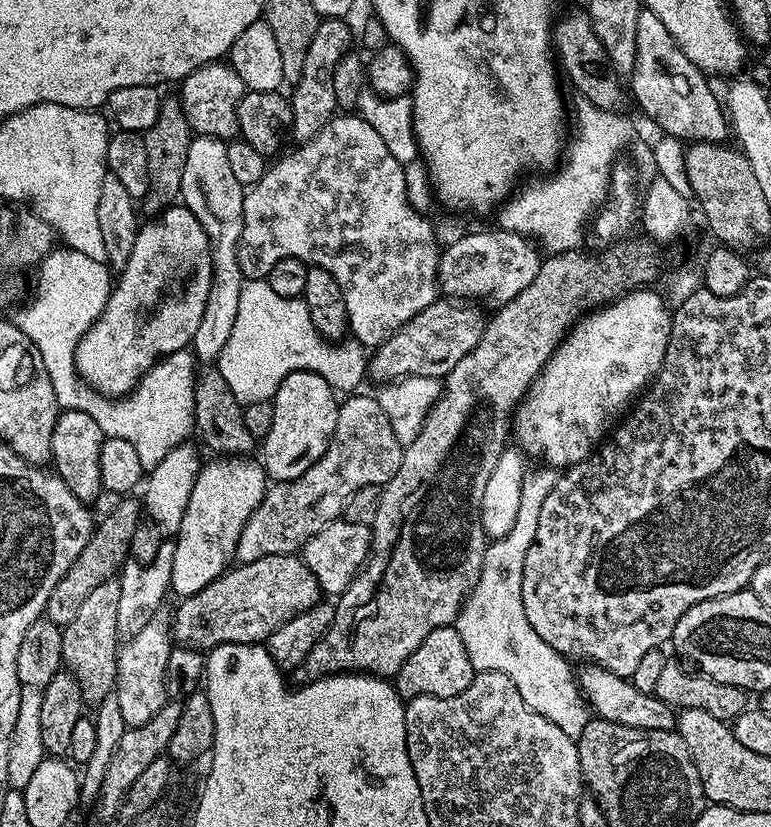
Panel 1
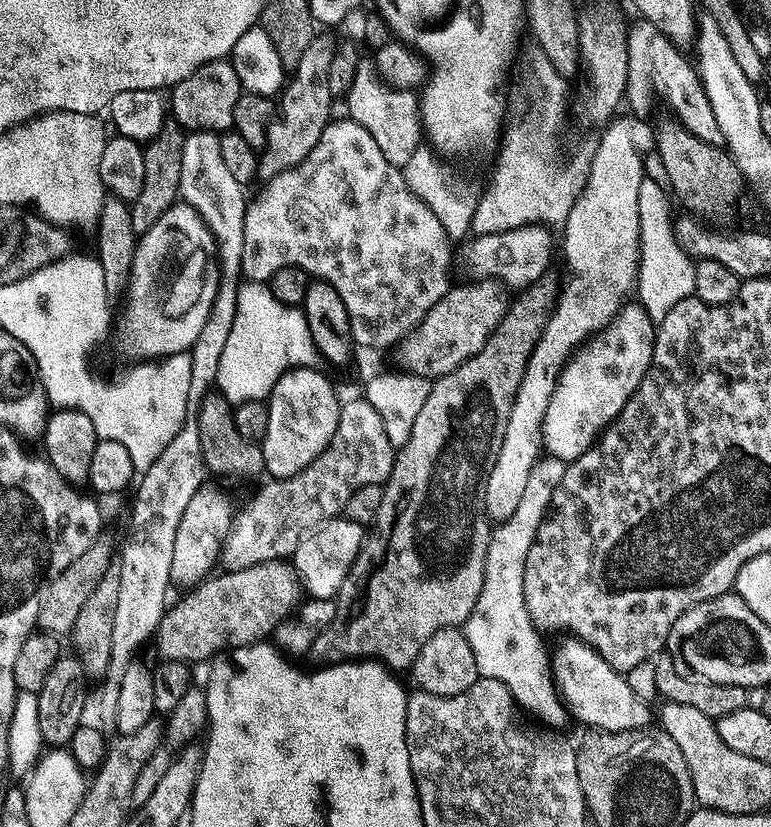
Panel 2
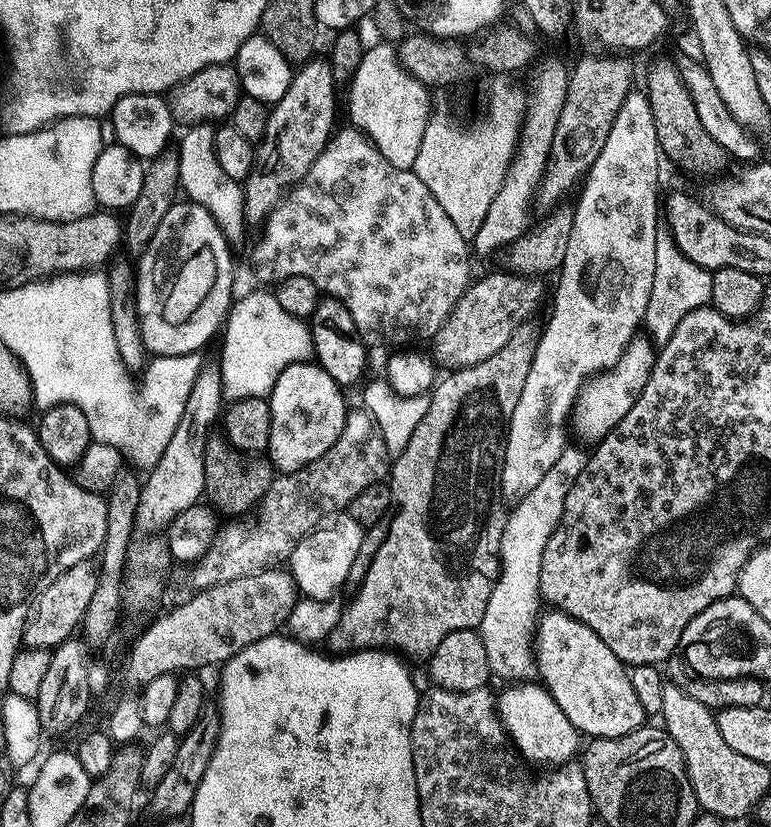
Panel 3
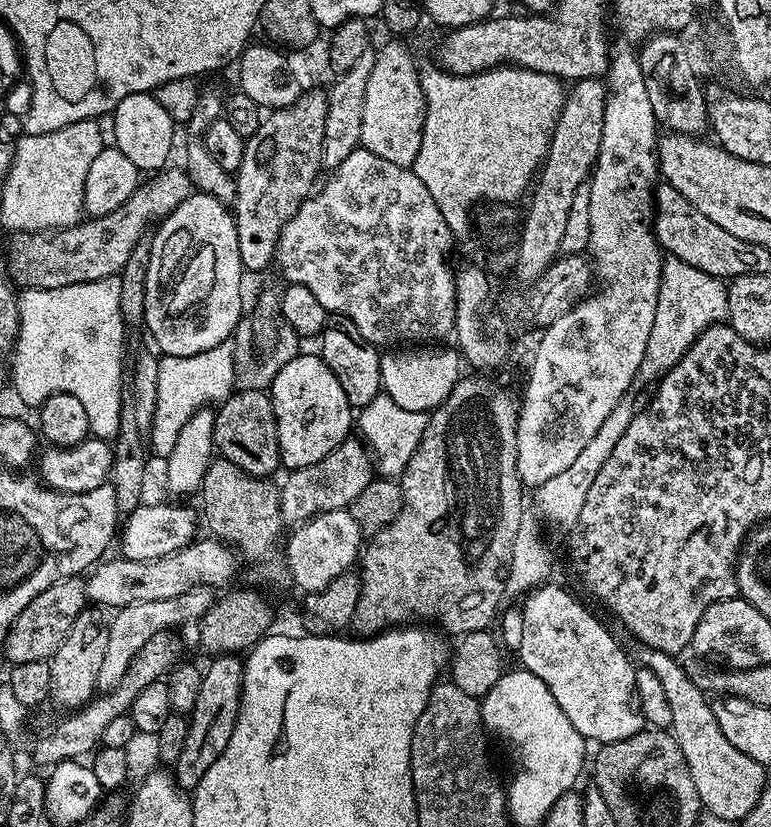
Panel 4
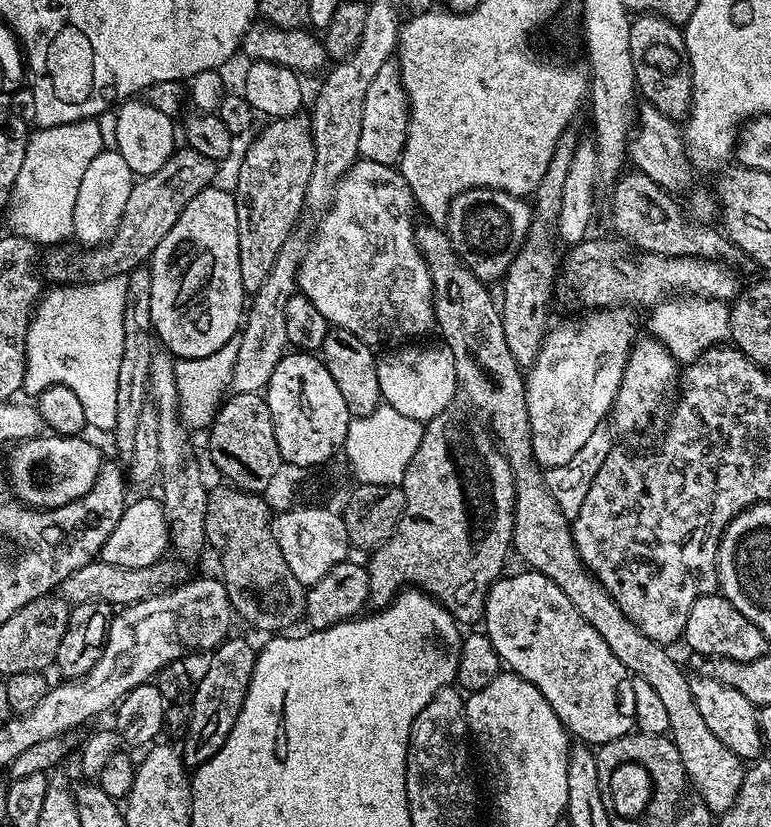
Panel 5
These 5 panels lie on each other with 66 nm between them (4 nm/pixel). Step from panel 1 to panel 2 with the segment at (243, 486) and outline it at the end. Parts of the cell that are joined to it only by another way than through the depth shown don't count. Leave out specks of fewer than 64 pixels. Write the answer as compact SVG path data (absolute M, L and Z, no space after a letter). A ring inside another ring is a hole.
M205 486L190 500L186 511L175 531L174 562L172 563L172 581L182 588L192 588L199 585L210 573L210 568L217 563L220 547L224 536L229 530L234 514L233 508L223 494Z

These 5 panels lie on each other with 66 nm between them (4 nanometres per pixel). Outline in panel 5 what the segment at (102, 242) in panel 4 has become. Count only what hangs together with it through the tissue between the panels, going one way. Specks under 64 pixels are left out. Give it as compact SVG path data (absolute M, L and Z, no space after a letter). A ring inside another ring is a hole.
M187 146L174 151L160 170L149 176L141 176L130 190L130 199L126 201L126 210L122 210L122 218L114 230L114 234L106 244L85 247L84 252L76 256L68 256L67 247L56 246L52 252L43 257L42 272L57 285L64 286L69 282L80 281L86 284L102 282L114 275L128 275L134 269L147 265L152 259L152 252L170 234L174 222L190 206L190 202L203 188L209 187L216 176L217 161L206 158L206 154L198 154Z

